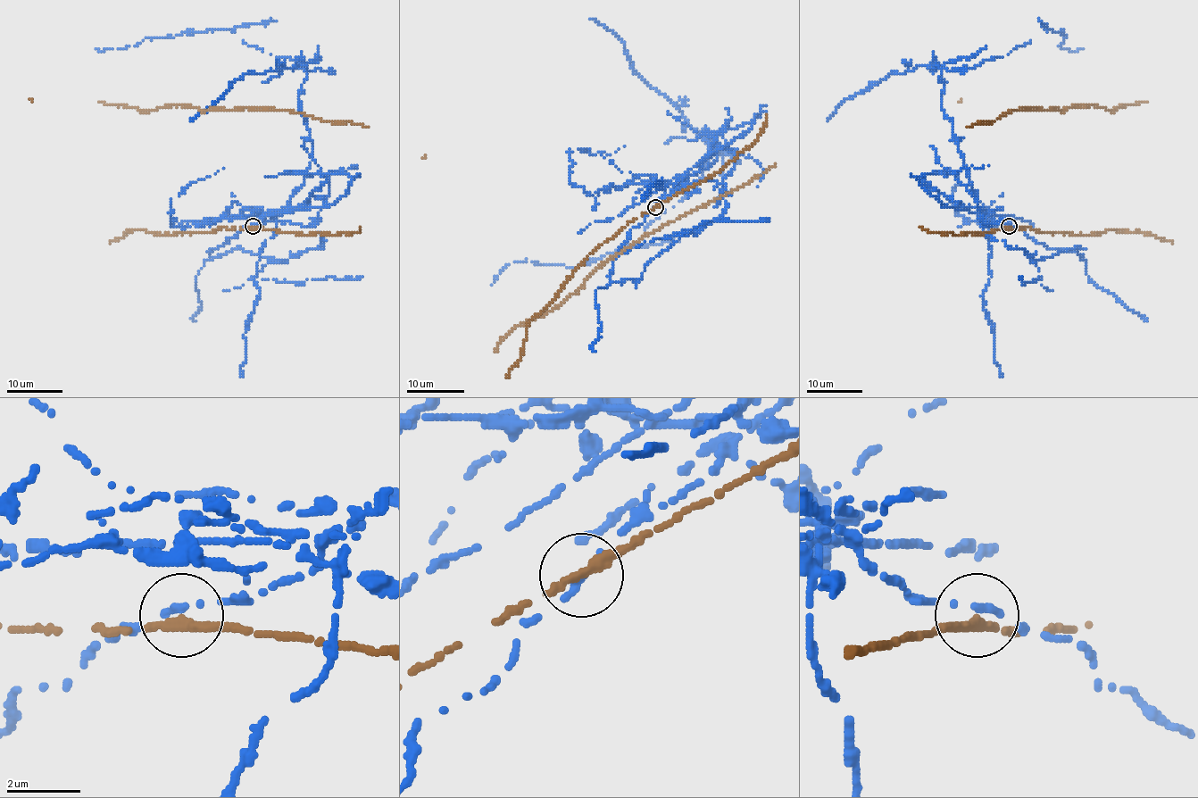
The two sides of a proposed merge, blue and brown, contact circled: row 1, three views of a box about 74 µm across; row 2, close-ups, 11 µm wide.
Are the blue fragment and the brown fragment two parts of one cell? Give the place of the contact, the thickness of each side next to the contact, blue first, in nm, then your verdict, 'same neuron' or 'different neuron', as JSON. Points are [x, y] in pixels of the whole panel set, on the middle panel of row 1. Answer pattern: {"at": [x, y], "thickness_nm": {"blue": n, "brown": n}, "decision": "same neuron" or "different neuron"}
{"at": [655, 207], "thickness_nm": {"blue": 240, "brown": 400}, "decision": "different neuron"}

